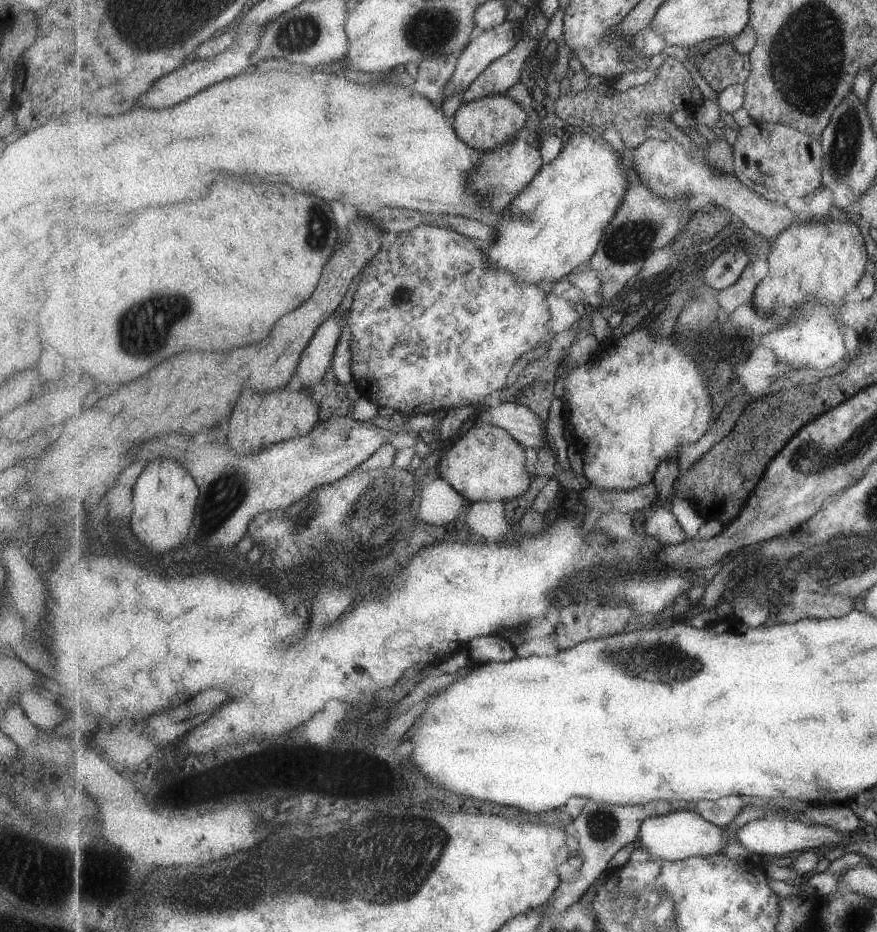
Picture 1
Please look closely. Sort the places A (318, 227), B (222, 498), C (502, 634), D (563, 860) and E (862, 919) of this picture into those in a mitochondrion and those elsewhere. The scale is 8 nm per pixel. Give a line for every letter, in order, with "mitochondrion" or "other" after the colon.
A: mitochondrion
B: mitochondrion
C: other
D: other
E: mitochondrion

